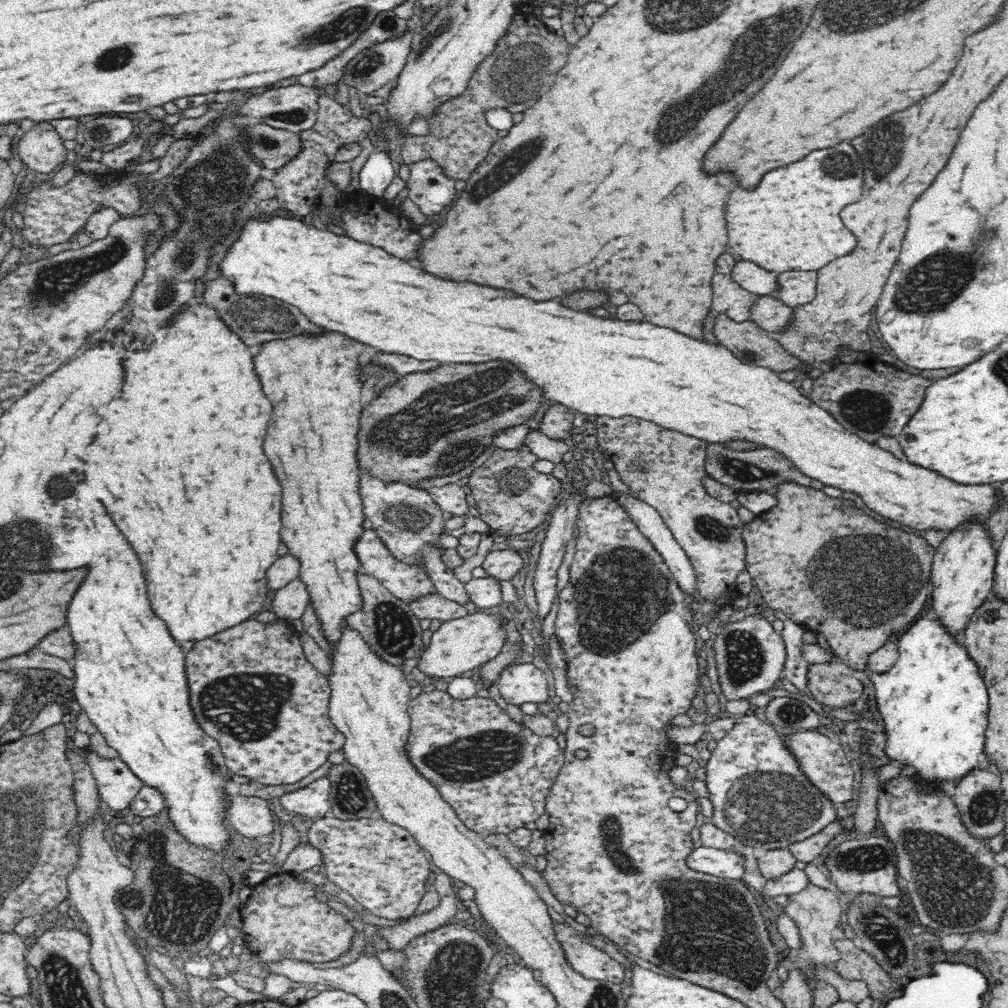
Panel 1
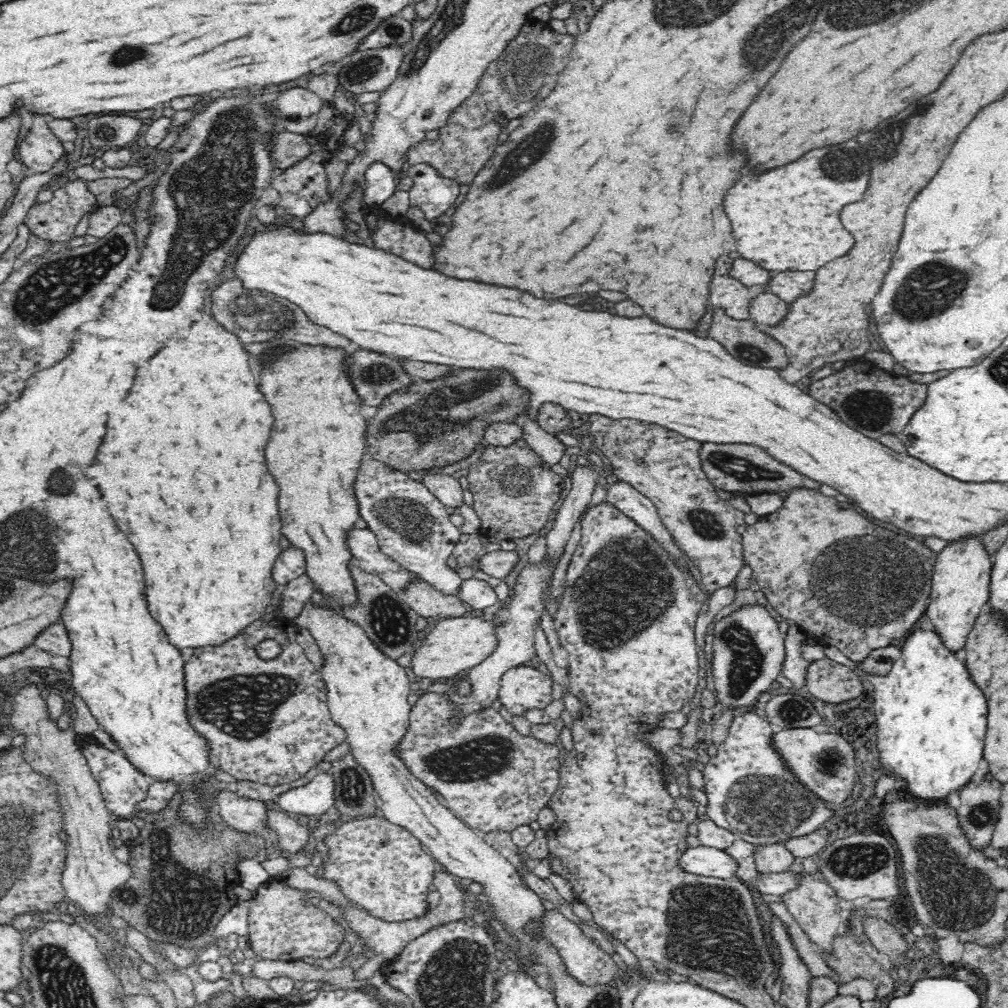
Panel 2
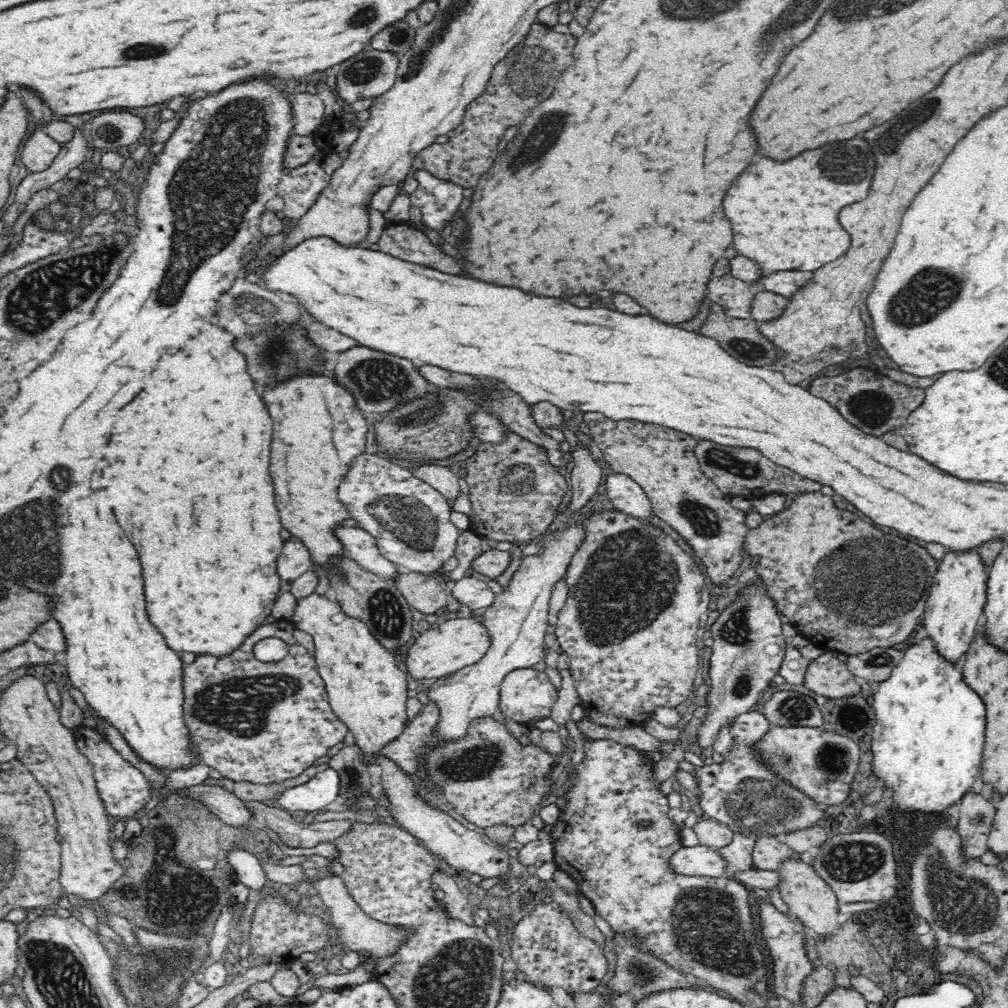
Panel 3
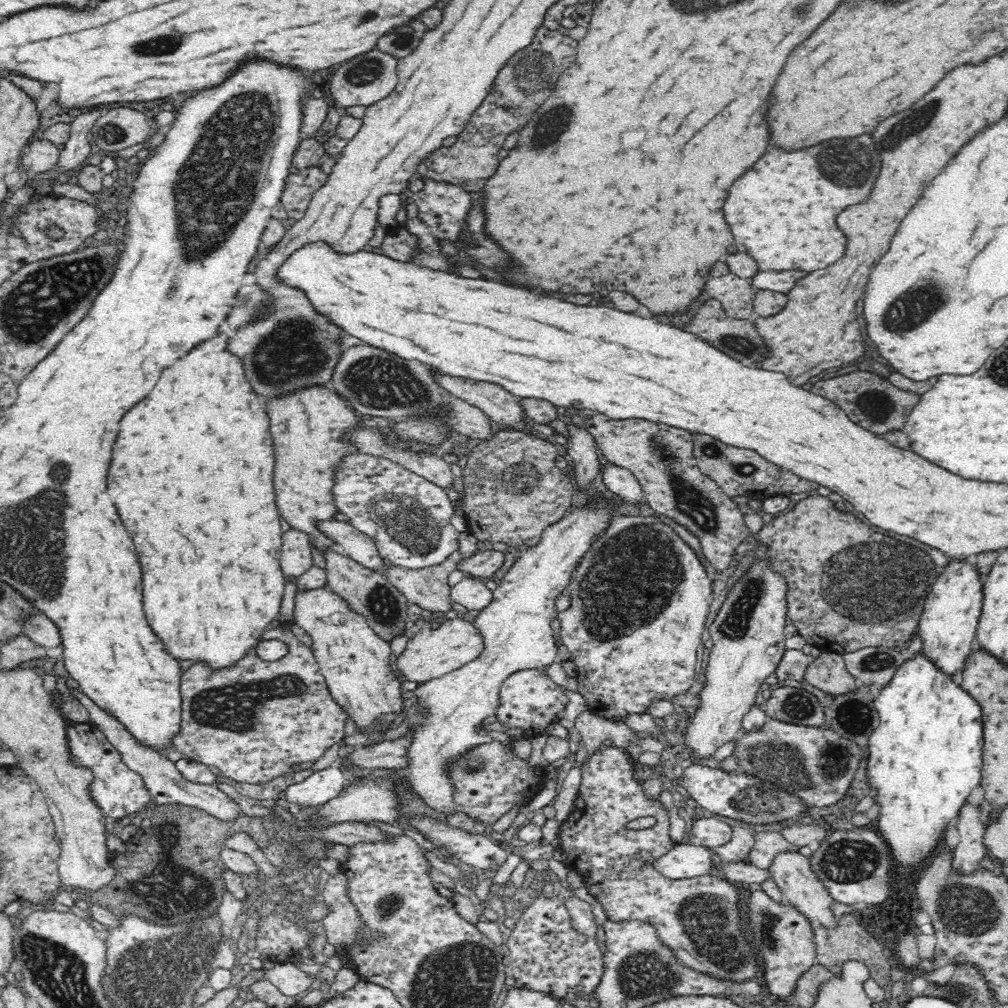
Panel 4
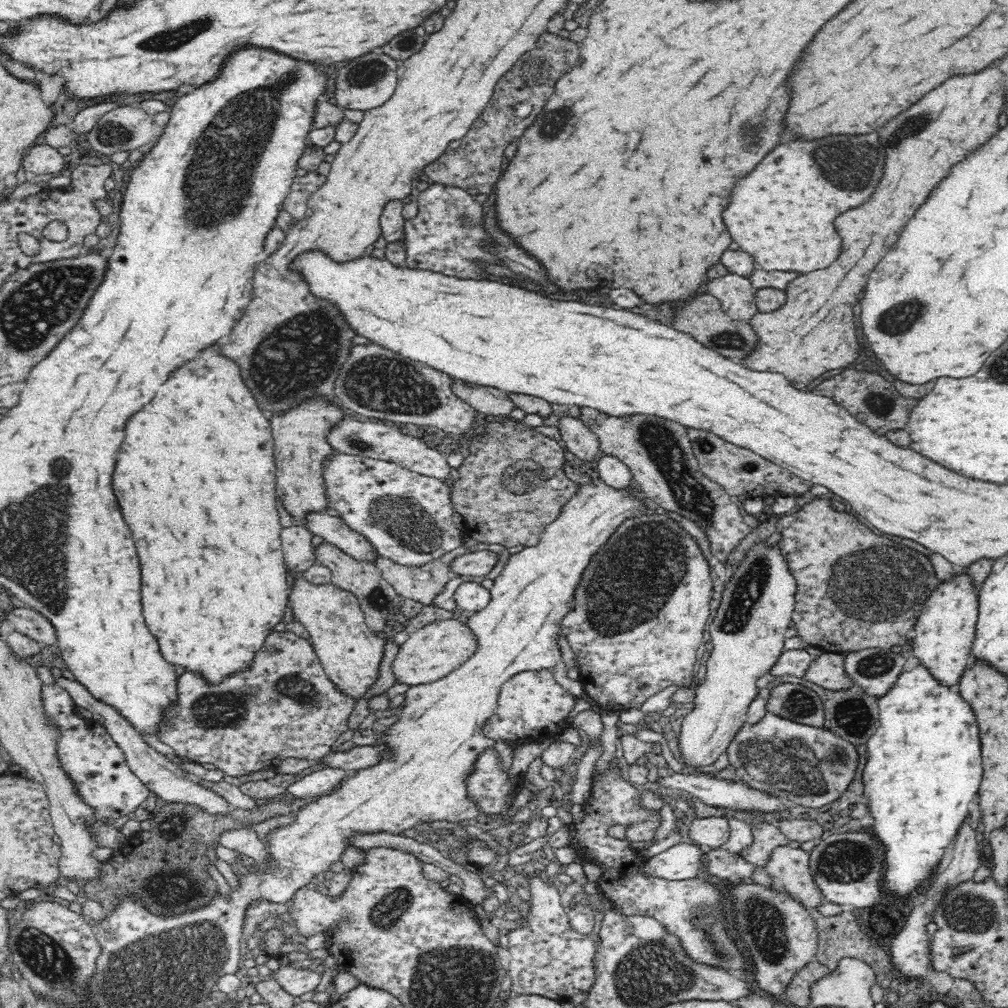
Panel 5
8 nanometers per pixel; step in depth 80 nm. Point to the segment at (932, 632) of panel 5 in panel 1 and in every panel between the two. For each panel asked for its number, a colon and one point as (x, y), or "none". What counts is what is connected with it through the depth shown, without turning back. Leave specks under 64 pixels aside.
1: (962, 571)
2: (959, 593)
3: (954, 606)
4: (948, 624)

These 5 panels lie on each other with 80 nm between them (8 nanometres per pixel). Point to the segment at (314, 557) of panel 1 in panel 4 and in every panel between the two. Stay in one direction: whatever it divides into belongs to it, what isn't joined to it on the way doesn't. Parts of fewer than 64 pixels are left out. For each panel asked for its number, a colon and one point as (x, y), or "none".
2: (319, 436)
3: (318, 431)
4: (307, 445)

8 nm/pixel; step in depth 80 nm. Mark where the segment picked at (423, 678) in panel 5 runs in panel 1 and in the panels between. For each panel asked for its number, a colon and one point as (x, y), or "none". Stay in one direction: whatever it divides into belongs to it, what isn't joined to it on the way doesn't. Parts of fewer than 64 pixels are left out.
1: (461, 644)
2: (454, 644)
3: (458, 642)
4: (430, 654)

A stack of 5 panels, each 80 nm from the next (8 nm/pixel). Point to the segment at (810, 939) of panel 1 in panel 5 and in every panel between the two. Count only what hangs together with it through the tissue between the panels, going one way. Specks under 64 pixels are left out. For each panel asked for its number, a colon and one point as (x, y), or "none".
2: (815, 905)
3: (808, 896)
4: (792, 871)
5: (789, 866)

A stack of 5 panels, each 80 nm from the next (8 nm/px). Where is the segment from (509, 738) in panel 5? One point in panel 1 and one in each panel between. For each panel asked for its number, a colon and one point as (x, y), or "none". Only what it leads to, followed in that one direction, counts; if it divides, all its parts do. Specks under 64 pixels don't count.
1: (519, 683)
2: (523, 688)
3: (527, 696)
4: (529, 700)

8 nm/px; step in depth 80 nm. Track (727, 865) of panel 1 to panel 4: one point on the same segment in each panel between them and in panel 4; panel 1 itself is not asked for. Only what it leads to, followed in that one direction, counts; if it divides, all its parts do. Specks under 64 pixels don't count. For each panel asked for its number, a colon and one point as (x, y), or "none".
2: (704, 861)
3: (688, 861)
4: (683, 861)

